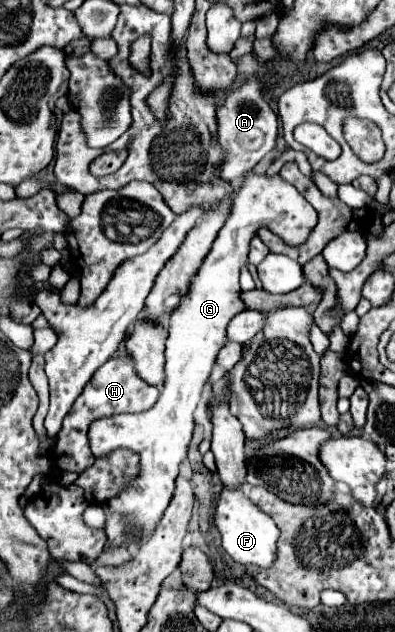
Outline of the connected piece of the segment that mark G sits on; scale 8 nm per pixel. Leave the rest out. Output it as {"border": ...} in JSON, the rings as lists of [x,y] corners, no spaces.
{"border":[[[254,171],[246,175],[240,191],[234,197],[228,221],[220,229],[210,253],[204,257],[200,269],[192,277],[188,293],[184,293],[178,307],[170,315],[170,335],[166,341],[166,383],[160,391],[160,399],[148,411],[104,417],[94,421],[90,427],[88,437],[96,459],[108,457],[118,447],[126,447],[140,457],[138,477],[102,505],[106,513],[104,549],[130,549],[138,541],[150,539],[174,495],[174,481],[178,477],[180,463],[188,455],[188,445],[194,431],[192,413],[200,401],[202,387],[212,373],[218,351],[228,341],[226,327],[230,319],[246,309],[240,297],[242,289],[238,277],[240,269],[248,265],[250,239],[260,227],[268,227],[288,245],[298,247],[308,239],[314,221],[314,207],[298,193],[294,185],[286,183],[278,175],[258,177]]]}

